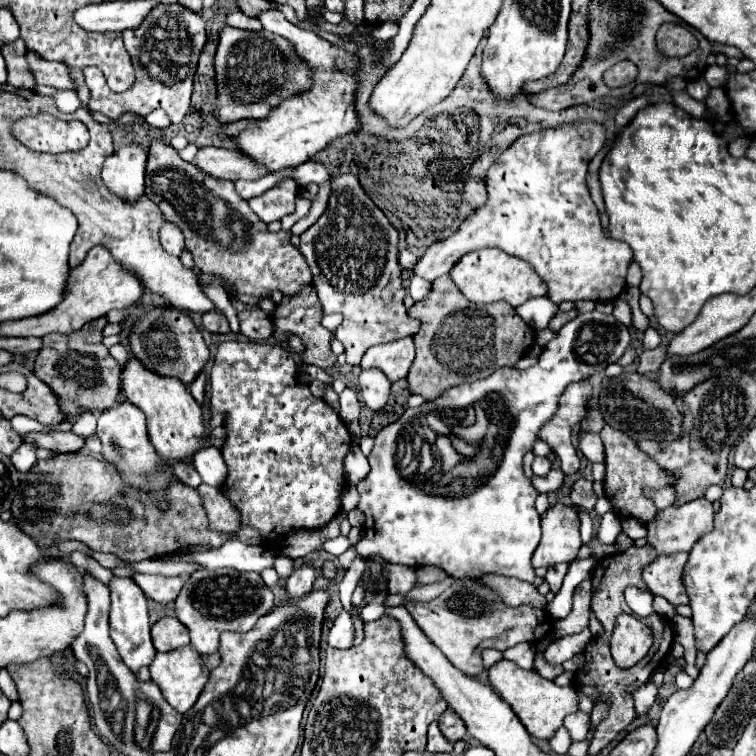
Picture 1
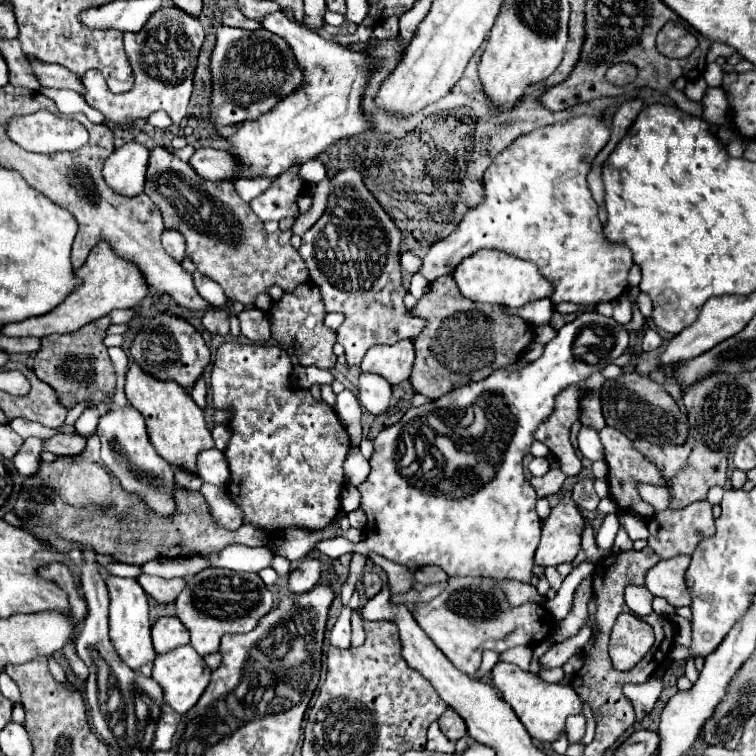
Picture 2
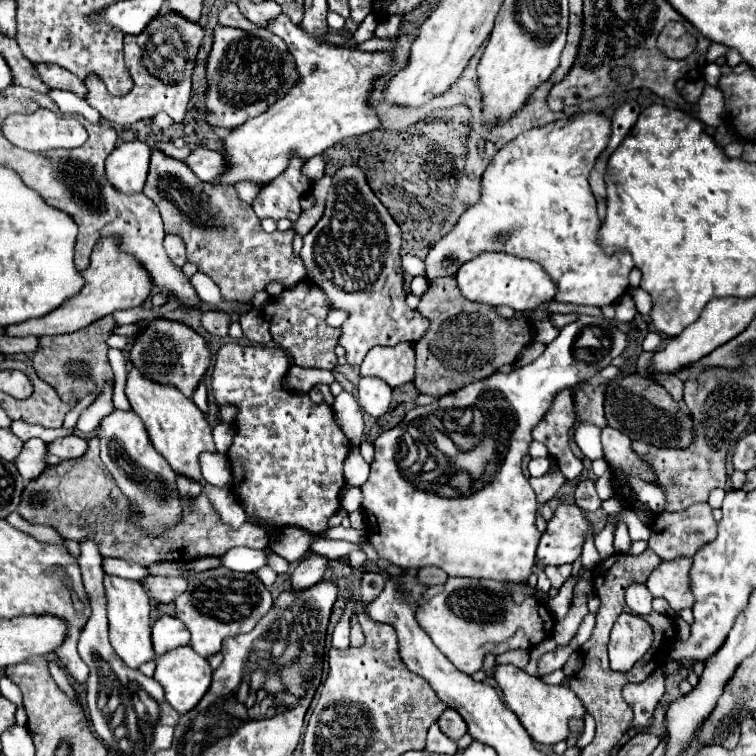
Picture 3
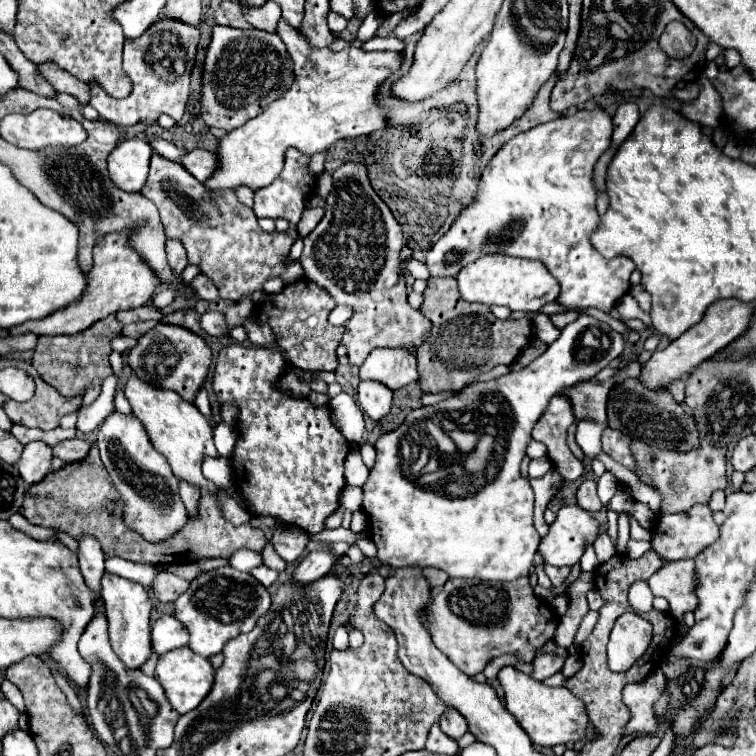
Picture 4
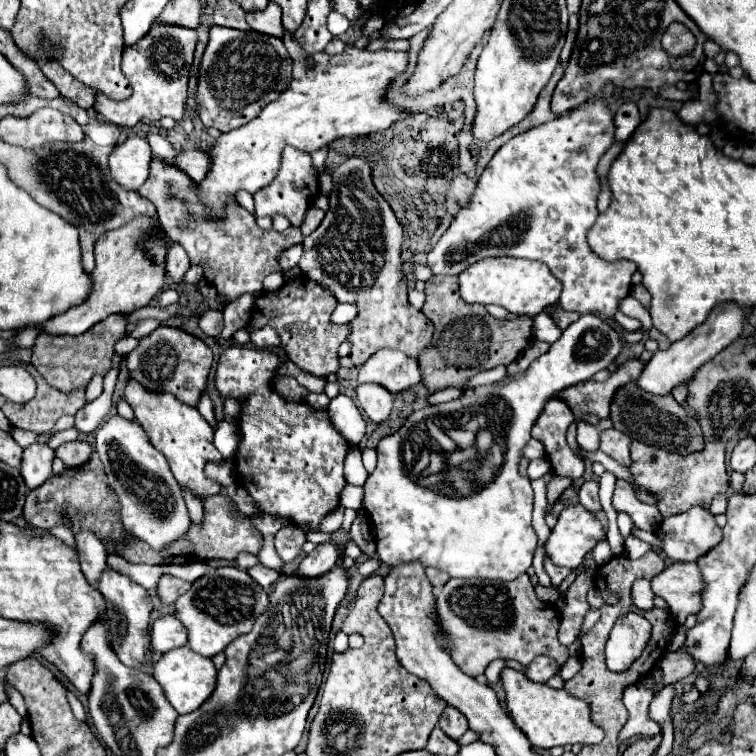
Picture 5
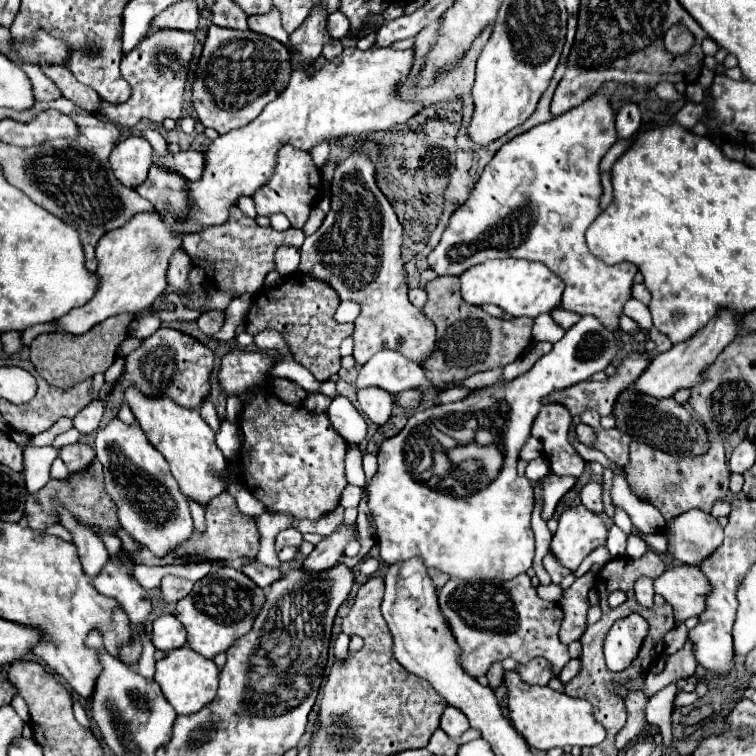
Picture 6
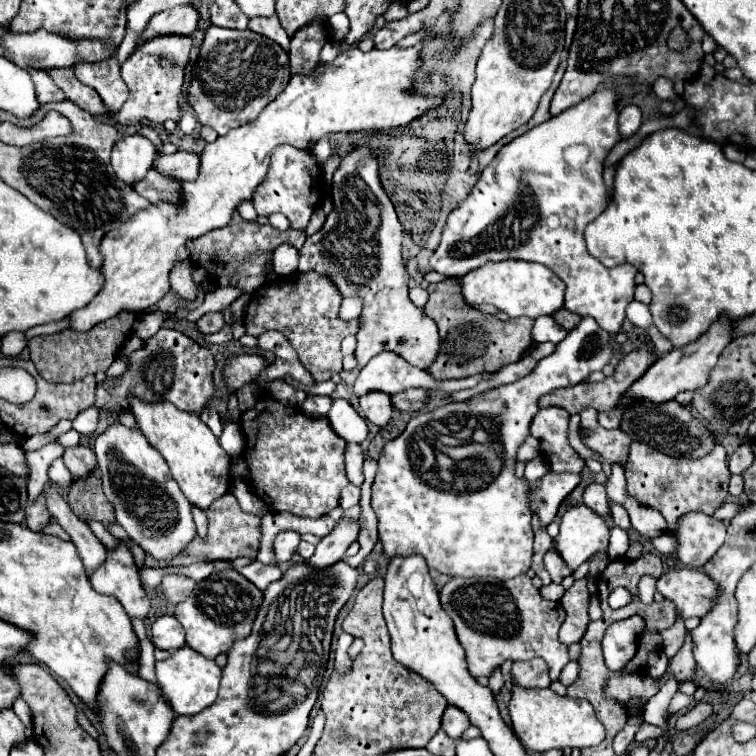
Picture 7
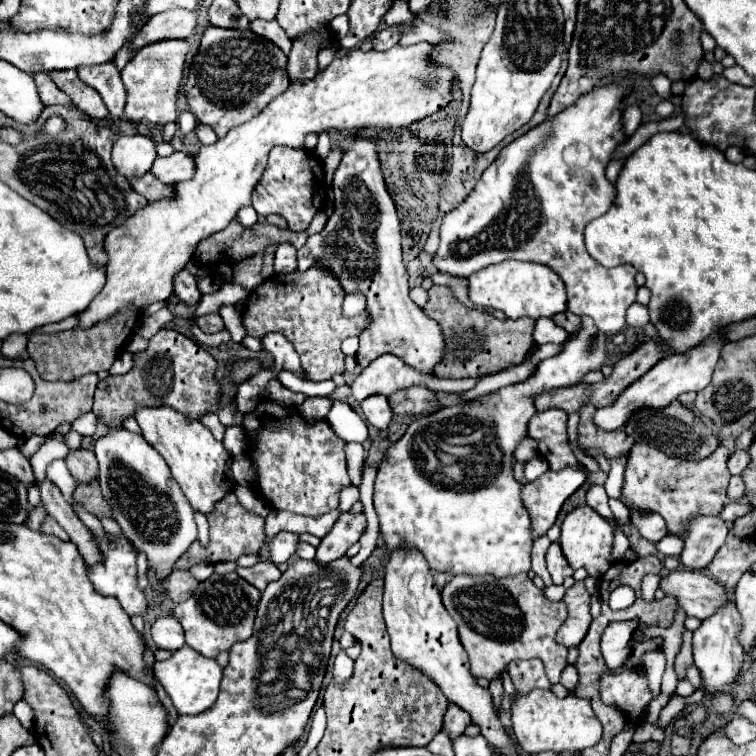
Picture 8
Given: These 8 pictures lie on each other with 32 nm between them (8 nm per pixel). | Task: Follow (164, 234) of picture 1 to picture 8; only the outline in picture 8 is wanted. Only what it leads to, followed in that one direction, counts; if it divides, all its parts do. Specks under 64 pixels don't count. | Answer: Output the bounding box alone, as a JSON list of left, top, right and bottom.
[174,268,200,304]

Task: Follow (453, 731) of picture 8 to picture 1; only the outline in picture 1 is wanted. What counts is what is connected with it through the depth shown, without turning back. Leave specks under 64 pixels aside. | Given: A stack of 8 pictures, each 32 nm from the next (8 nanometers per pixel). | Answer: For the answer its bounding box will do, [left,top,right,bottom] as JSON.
[440,708,466,742]

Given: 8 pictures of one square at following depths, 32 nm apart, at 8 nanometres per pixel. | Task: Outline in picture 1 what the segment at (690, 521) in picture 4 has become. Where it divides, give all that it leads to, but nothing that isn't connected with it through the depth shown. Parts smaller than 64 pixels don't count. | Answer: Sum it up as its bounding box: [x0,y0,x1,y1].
[646,498,714,554]

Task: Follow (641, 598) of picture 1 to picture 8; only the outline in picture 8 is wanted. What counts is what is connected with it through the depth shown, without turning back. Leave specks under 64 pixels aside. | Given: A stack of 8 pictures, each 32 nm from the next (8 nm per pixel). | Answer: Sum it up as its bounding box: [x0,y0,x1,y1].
[640,574,660,602]

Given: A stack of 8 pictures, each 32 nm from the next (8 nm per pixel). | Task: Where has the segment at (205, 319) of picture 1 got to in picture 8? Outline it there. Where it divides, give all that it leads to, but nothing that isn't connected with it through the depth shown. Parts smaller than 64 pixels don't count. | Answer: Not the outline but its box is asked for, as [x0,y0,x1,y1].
[196,314,224,334]

